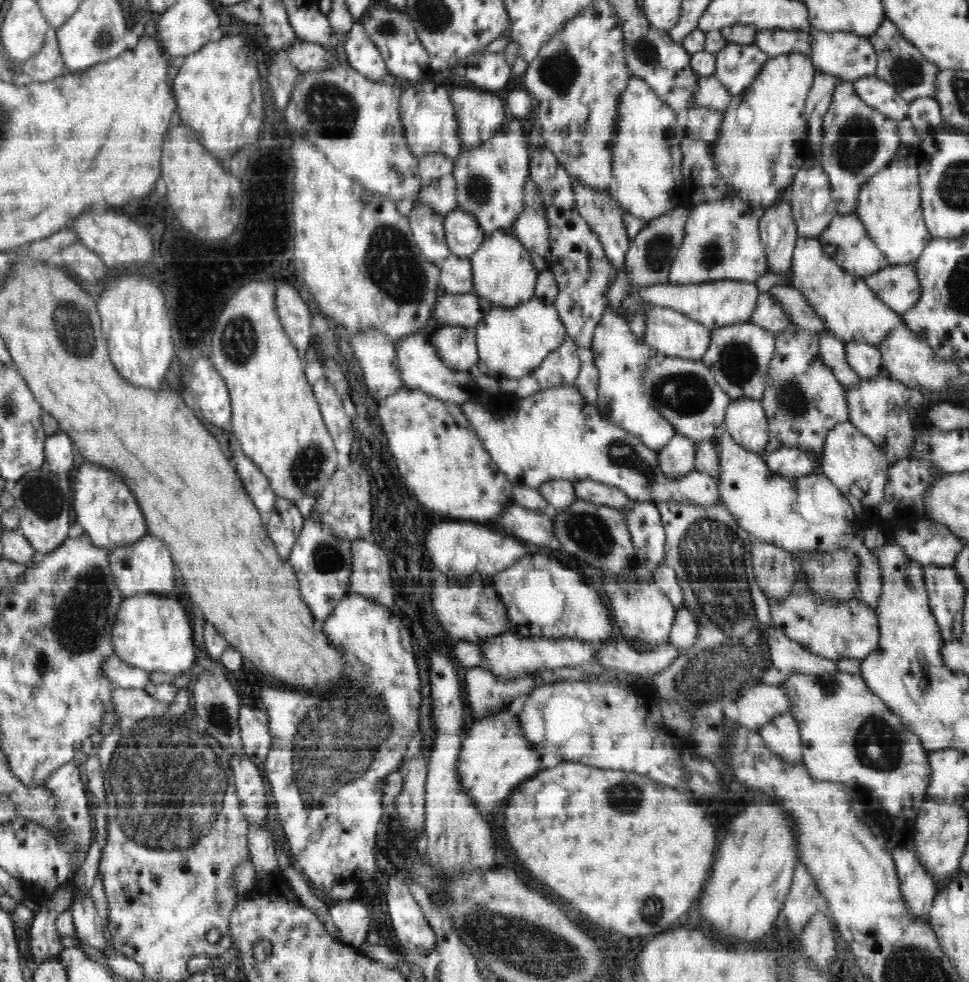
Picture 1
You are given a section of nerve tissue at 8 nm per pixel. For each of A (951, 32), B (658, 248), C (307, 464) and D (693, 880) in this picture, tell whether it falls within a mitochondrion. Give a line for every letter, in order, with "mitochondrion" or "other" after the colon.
A: other
B: mitochondrion
C: mitochondrion
D: other

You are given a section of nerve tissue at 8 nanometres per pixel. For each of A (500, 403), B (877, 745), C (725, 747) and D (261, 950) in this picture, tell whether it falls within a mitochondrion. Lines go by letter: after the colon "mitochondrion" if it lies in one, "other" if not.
A: other
B: mitochondrion
C: other
D: mitochondrion

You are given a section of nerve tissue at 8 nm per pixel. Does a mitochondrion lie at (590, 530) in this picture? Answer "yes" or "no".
yes

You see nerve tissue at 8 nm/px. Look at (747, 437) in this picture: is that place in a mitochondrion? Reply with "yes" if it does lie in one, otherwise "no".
no

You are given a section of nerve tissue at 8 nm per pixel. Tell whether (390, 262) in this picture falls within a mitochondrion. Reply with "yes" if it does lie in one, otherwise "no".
yes

